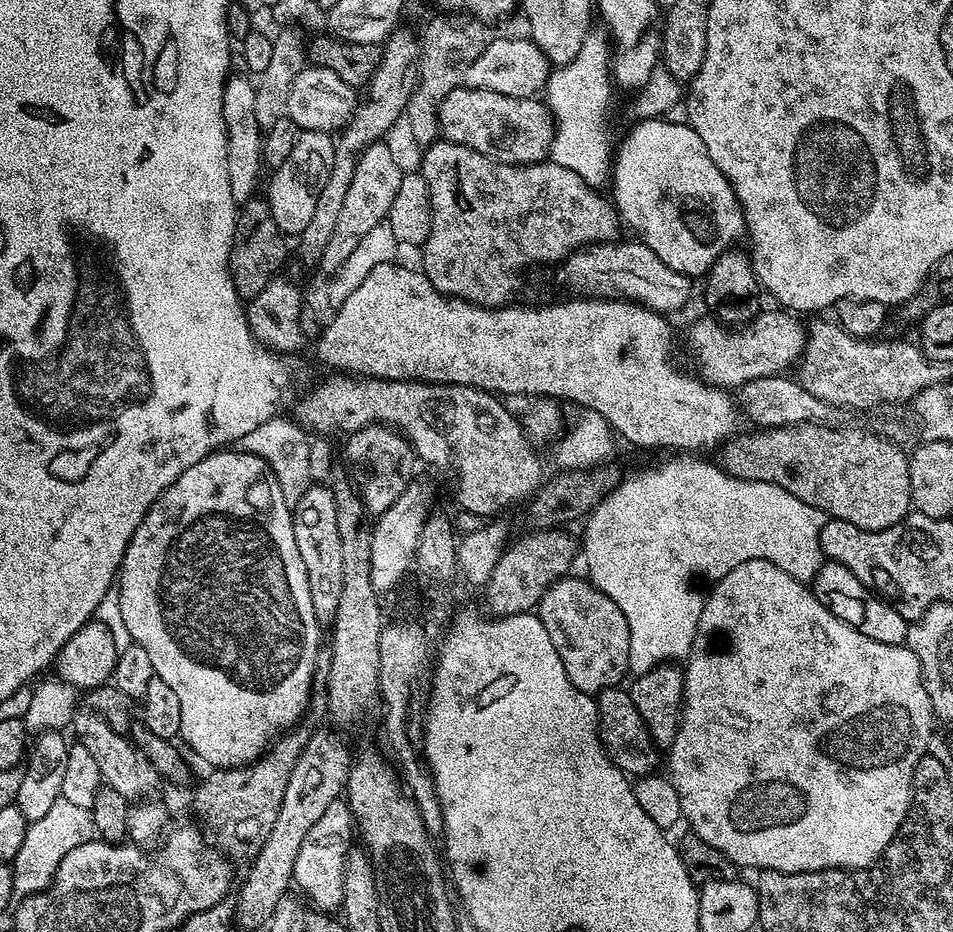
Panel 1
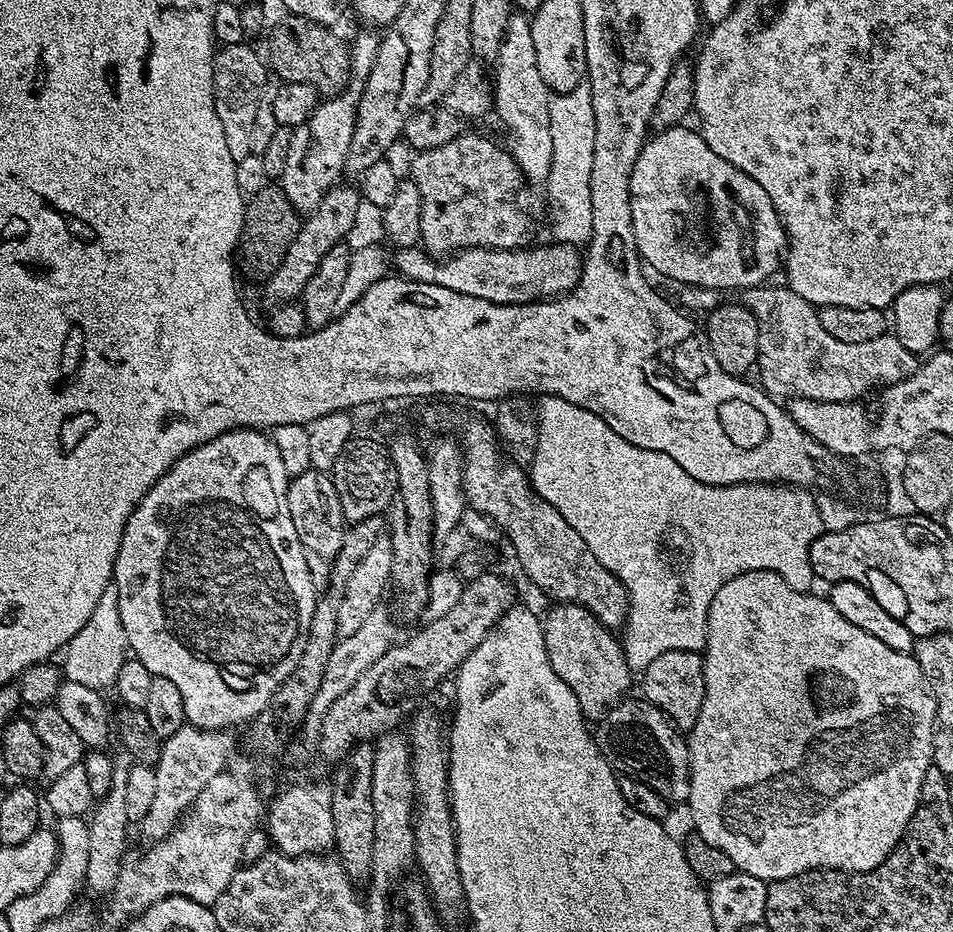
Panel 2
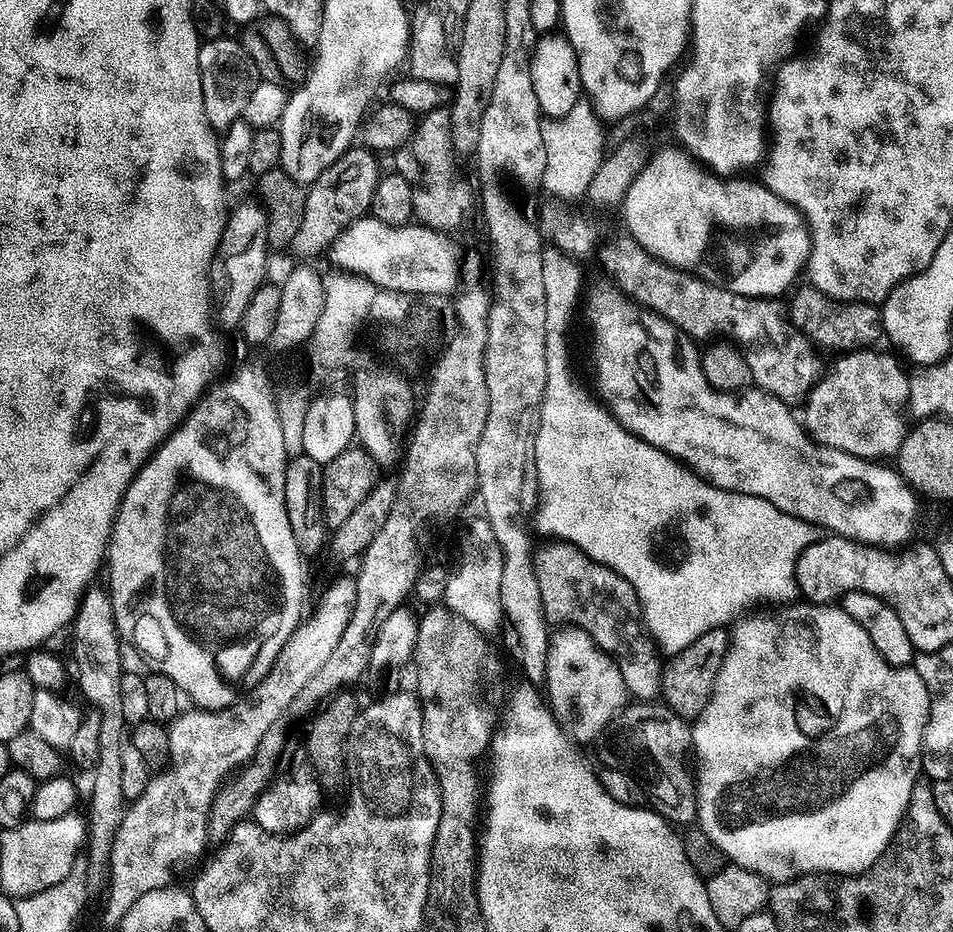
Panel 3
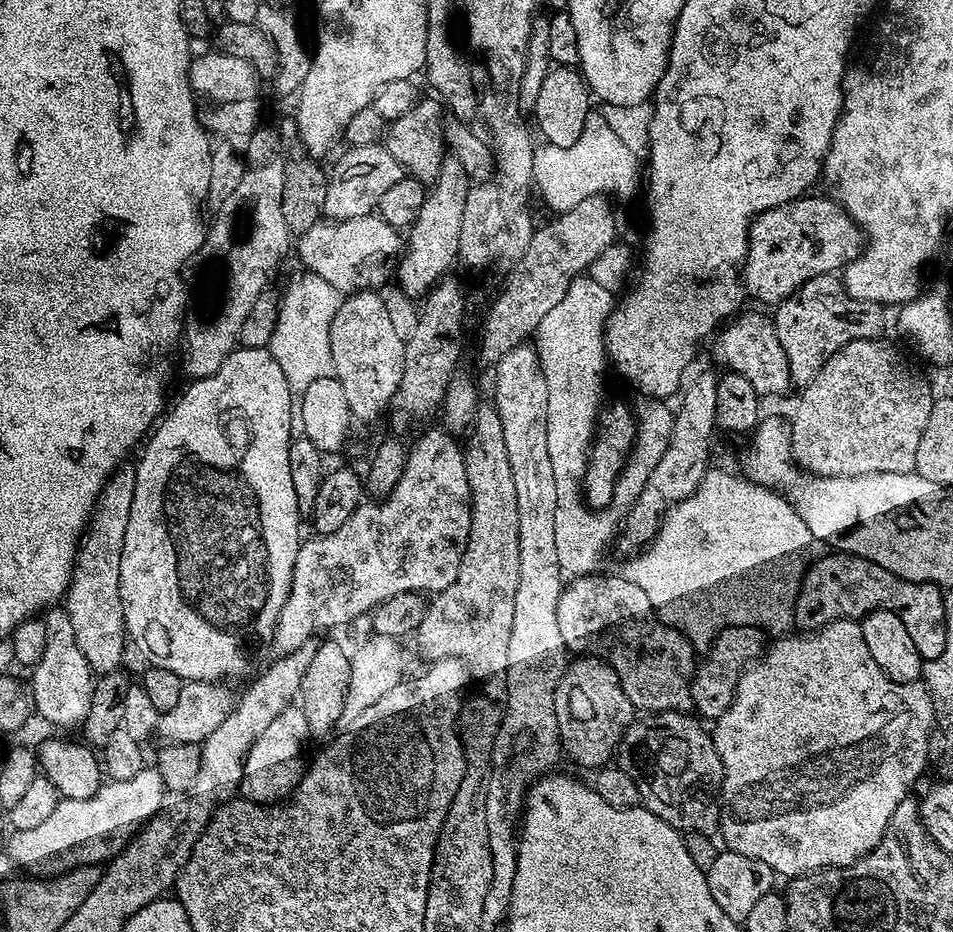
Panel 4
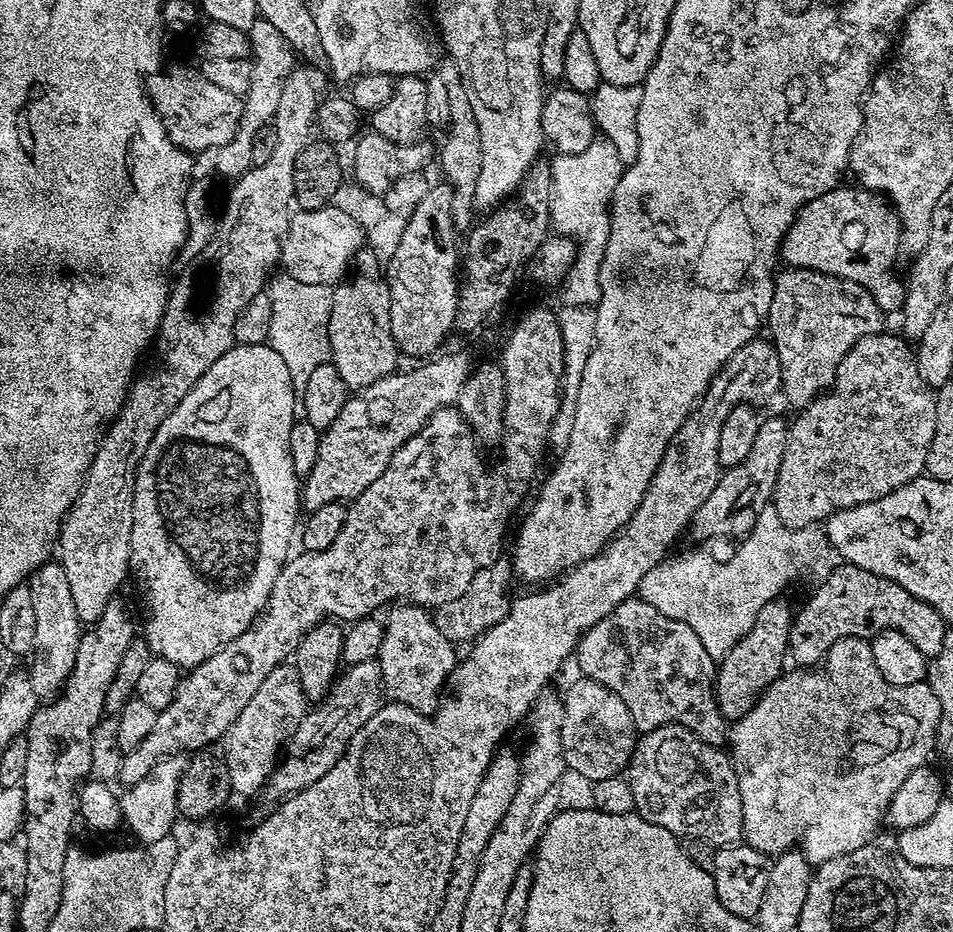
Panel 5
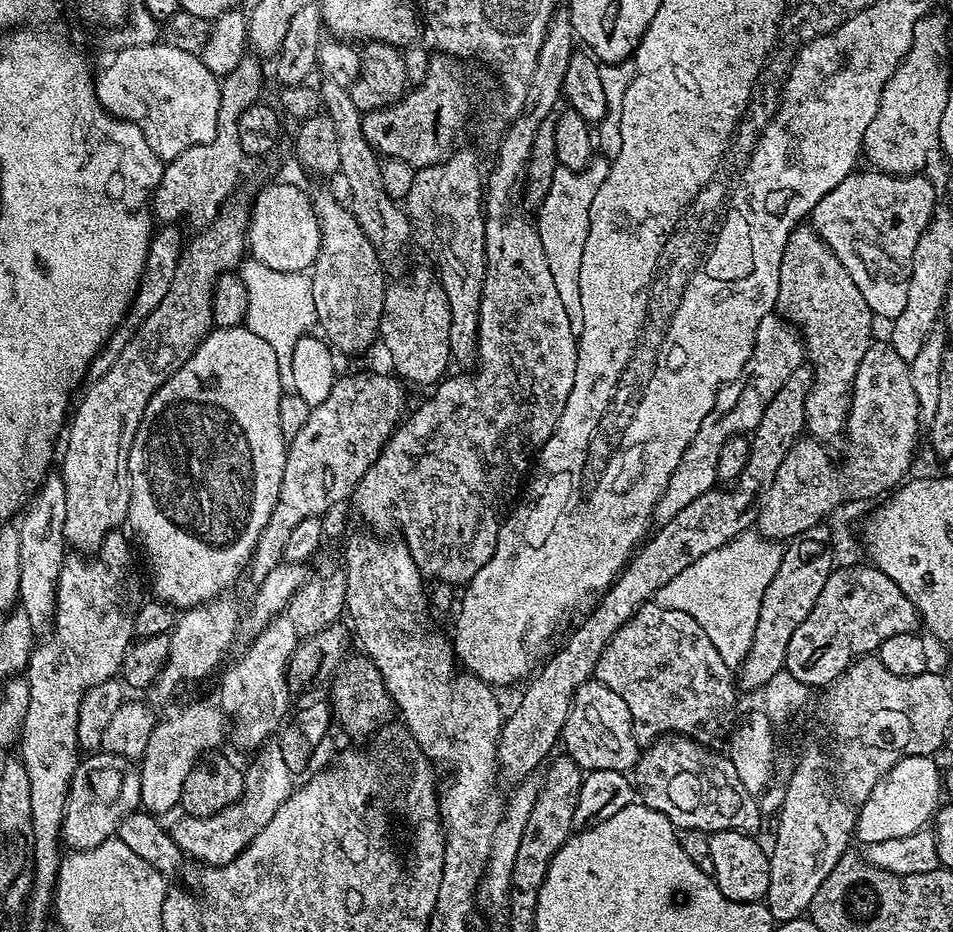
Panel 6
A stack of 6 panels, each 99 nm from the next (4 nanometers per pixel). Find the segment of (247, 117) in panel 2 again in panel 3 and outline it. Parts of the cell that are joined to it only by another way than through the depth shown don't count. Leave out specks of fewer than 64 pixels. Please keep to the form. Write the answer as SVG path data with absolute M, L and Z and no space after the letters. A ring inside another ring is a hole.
M223 35L219 36L217 40L203 41L198 54L198 70L202 74L202 102L206 106L206 118L217 134L228 132L233 127L232 123L236 119L240 120L243 117L247 102L250 101L250 96L254 94L256 85L262 80L260 71L257 70L256 64L250 58L247 50L245 50L243 43L239 39L228 39L227 35Z

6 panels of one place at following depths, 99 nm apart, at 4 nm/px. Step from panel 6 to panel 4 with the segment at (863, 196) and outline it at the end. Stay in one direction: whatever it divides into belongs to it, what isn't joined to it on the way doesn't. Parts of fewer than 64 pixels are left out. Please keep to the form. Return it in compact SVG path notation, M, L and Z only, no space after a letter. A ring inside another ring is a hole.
M811 196L766 210L752 221L752 226L748 229L746 237L748 261L744 264L744 272L742 268L742 280L747 291L749 288L758 299L765 300L769 306L779 304L814 276L839 273L849 260L859 255L862 247L862 232L848 217L848 211L831 198L822 200Z

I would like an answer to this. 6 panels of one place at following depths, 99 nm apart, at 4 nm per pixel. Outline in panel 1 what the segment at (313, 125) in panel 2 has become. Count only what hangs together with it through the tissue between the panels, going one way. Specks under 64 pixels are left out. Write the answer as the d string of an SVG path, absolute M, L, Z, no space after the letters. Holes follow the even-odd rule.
M311 133L312 145L301 143L280 168L271 173L272 185L268 188L266 203L272 221L277 230L285 237L296 238L306 226L310 226L310 218L314 218L314 206L318 206L318 196L322 194L322 186L326 186L326 178L332 169L334 140L329 133Z

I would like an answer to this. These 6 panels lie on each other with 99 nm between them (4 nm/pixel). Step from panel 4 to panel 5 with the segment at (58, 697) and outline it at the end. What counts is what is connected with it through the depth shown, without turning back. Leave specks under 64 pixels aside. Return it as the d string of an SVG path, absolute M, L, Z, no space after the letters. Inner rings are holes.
M48 560L41 563L39 568L27 577L26 585L34 608L32 646L34 655L31 657L33 660L30 679L33 692L39 697L46 698L50 692L63 689L65 681L71 677L75 665L76 647L82 635L82 624L74 606L74 594L70 594L66 573L59 561Z

